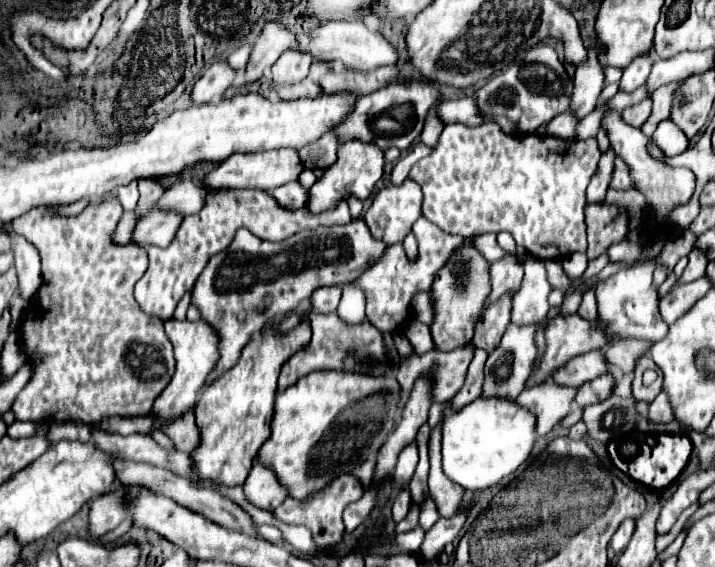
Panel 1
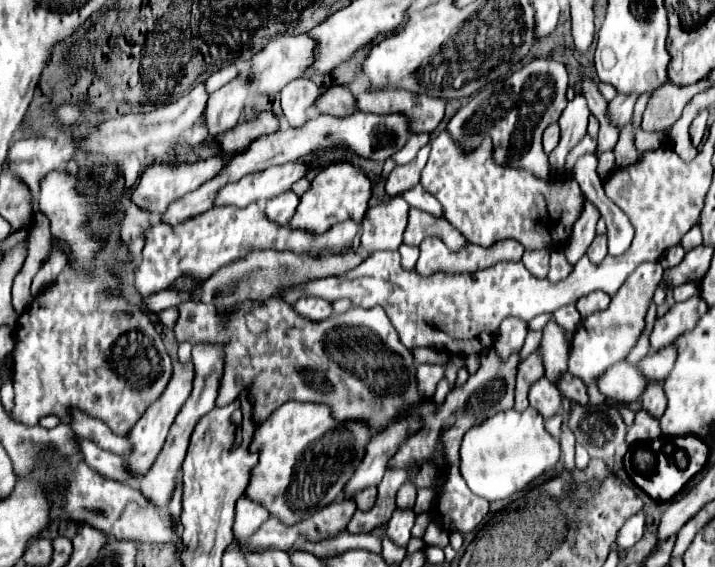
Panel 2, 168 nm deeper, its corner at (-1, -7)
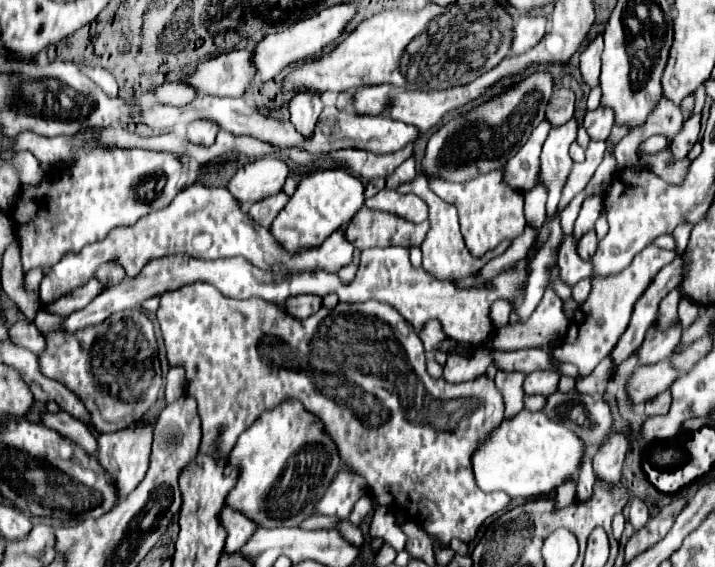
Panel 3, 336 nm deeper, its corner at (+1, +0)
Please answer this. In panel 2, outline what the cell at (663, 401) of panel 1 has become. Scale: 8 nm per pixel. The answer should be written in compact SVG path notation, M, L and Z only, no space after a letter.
M640 409L636 413L632 427L628 427L626 443L632 445L636 441L654 441L656 437L660 437L660 421L656 417L652 417L648 411Z

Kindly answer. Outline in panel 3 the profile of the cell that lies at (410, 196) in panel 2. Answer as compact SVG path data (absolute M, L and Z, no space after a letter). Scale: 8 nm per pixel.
M418 174L414 180L410 182L404 182L402 186L396 188L396 192L400 194L416 194L420 196L426 204L428 204L428 222L430 222L430 230L422 242L422 268L432 274L434 278L440 278L440 280L458 280L458 278L466 278L466 276L472 276L472 274L478 274L484 264L488 264L492 258L500 256L506 252L506 248L510 246L510 242L500 242L500 246L496 246L494 250L490 250L490 254L484 254L480 258L474 258L468 250L466 250L466 244L464 244L464 238L462 234L458 232L458 214L456 214L456 208L448 202L444 202L442 198L438 198L426 184L426 178L422 174Z

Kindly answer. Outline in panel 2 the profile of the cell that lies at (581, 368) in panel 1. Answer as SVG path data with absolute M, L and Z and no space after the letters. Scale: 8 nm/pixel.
M616 363L600 381L596 381L602 395L608 395L618 401L636 401L644 389L648 387L648 379L638 373L638 367L632 367L628 363Z

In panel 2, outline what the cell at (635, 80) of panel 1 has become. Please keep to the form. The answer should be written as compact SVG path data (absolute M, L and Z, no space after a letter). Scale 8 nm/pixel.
M618 95L608 103L608 117L616 127L624 127L632 119L634 103L636 97L624 97L624 95Z

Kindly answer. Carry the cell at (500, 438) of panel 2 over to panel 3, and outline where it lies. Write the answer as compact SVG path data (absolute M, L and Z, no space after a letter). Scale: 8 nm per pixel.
M522 410L514 418L502 420L474 450L472 470L476 486L484 492L502 490L512 500L536 500L554 494L554 490L578 472L584 456L582 440L564 426L550 422L544 412Z

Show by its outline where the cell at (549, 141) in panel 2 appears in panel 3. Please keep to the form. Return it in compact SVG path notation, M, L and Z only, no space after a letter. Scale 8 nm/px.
M542 120L530 140L520 148L520 152L510 158L504 166L506 170L506 180L514 186L514 188L522 188L522 190L532 190L538 184L538 164L540 164L540 150L542 144L548 136L550 130L550 122Z

